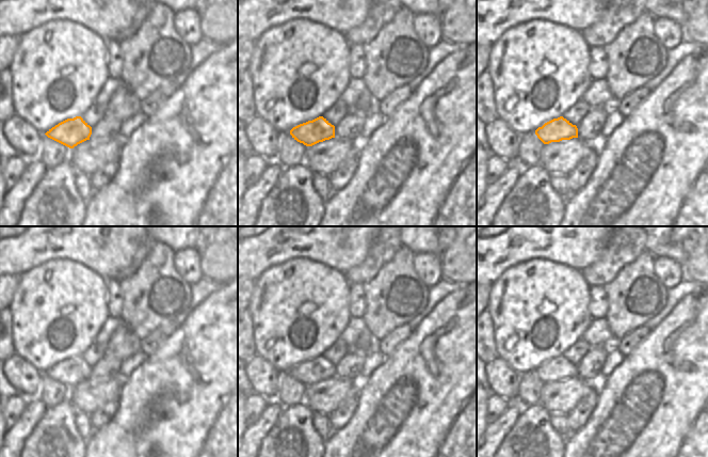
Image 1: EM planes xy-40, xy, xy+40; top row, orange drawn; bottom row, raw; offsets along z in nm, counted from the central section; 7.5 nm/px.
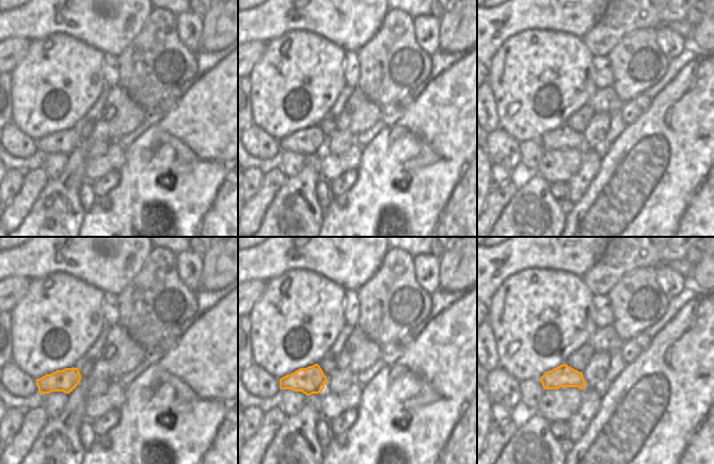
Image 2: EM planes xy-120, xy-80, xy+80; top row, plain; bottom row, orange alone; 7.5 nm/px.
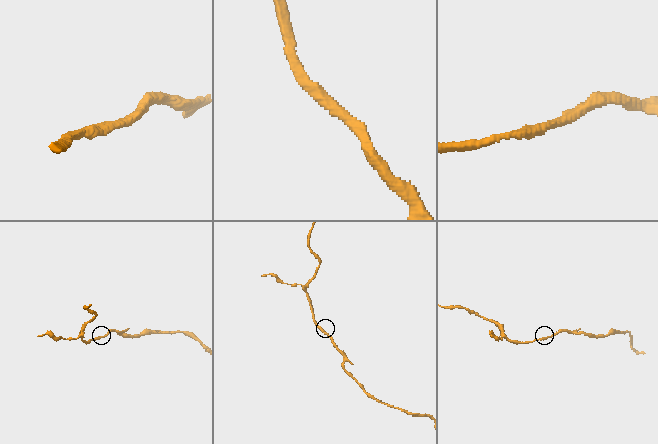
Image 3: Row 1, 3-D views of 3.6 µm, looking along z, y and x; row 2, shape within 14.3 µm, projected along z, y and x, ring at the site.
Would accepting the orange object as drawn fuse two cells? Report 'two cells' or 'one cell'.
two cells

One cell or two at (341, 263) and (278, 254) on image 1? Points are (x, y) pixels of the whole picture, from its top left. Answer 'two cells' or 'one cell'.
one cell

